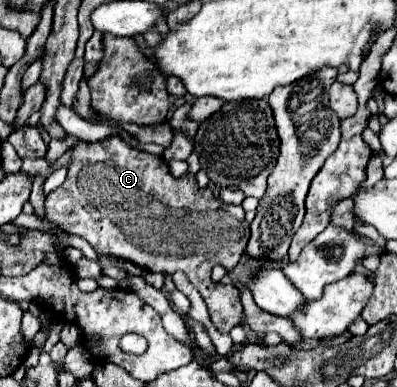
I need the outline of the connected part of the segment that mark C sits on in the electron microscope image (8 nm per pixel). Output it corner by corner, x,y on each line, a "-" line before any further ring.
118,136
100,142
84,142
84,140
78,142
78,146
62,154
56,166
50,166
48,172
54,172
56,168
66,164
68,164
68,176
64,184
46,196
46,218
50,222
54,222
68,234
88,240
98,254
116,256
150,272
164,272
164,274
174,274
178,270
186,272
190,282
206,300
208,314
222,334
228,334
236,324
240,324
242,304
238,298
238,290
234,286
214,284
210,276
216,264
228,270
232,270
238,264
238,260
246,252
246,244
250,238
250,224
244,218
242,206
224,204
220,198
212,194
208,186
206,188
198,186
196,172
200,170
200,162
196,152
190,154
188,174
182,178
174,178
168,172
168,164
162,158
130,148

